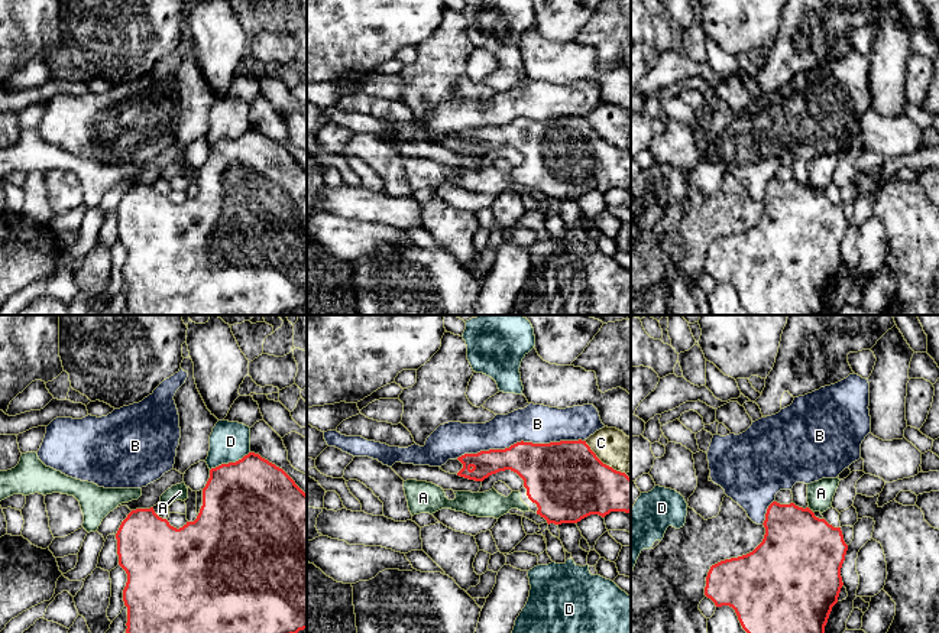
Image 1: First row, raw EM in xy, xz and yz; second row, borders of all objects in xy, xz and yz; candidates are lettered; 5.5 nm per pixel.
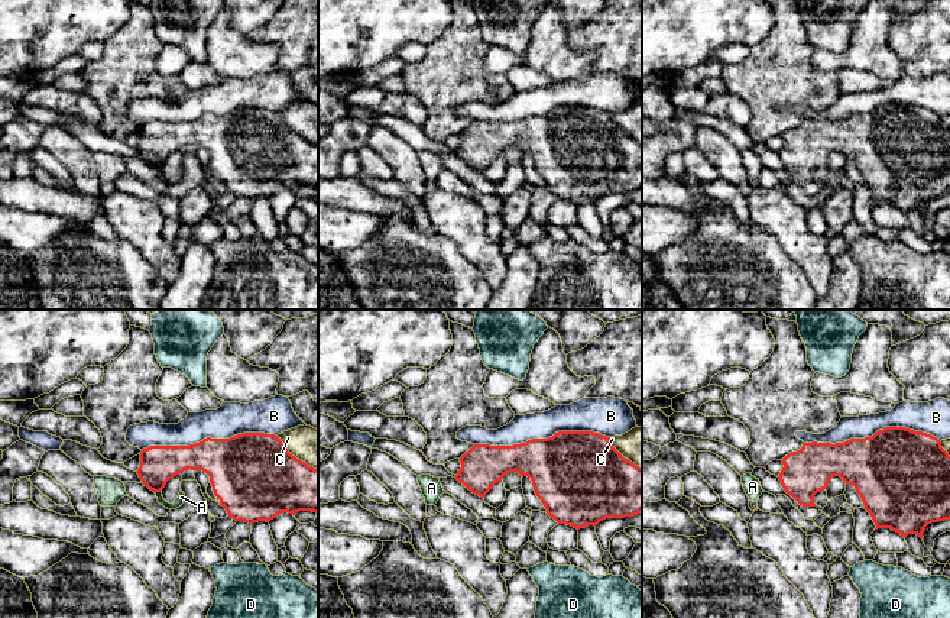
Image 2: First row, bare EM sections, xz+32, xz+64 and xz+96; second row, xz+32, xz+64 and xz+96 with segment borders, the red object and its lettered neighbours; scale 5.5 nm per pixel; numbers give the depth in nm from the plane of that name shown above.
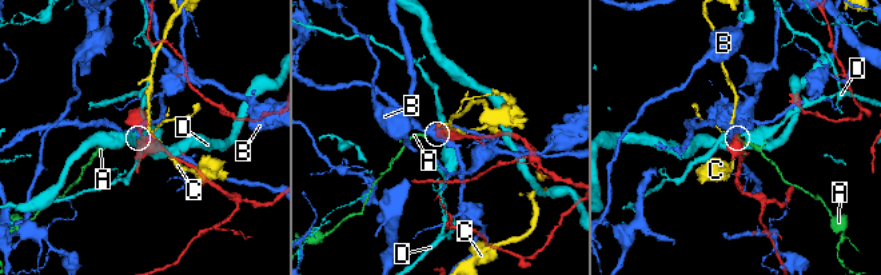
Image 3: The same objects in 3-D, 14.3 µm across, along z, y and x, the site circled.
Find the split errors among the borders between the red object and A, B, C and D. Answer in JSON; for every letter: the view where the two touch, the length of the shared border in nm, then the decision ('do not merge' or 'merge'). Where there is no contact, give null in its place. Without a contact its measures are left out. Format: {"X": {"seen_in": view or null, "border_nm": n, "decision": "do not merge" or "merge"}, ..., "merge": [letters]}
{"A": {"seen_in": "yz", "border_nm": 30, "decision": "merge"}, "B": {"seen_in": "xz", "border_nm": 700, "decision": "do not merge"}, "C": {"seen_in": "xz", "border_nm": 300, "decision": "do not merge"}, "D": {"seen_in": "xy", "border_nm": 240, "decision": "do not merge"}, "merge": ["A"]}

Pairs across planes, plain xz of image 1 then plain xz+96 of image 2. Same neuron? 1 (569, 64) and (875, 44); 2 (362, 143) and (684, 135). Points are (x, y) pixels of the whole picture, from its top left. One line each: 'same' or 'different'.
1: same
2: different

